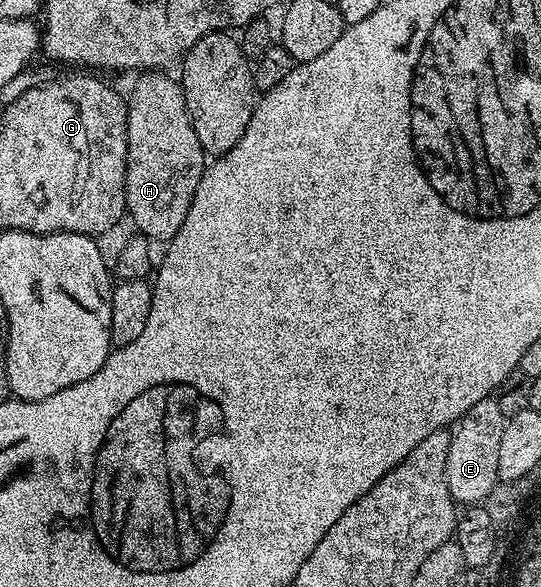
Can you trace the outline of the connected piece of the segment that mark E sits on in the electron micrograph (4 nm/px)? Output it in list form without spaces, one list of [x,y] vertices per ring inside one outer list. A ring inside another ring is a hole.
[[[488,396],[480,402],[475,402],[454,427],[455,432],[448,441],[445,477],[449,493],[456,503],[463,506],[478,505],[489,496],[490,490],[499,482],[497,479],[499,447],[506,419],[496,397]]]

